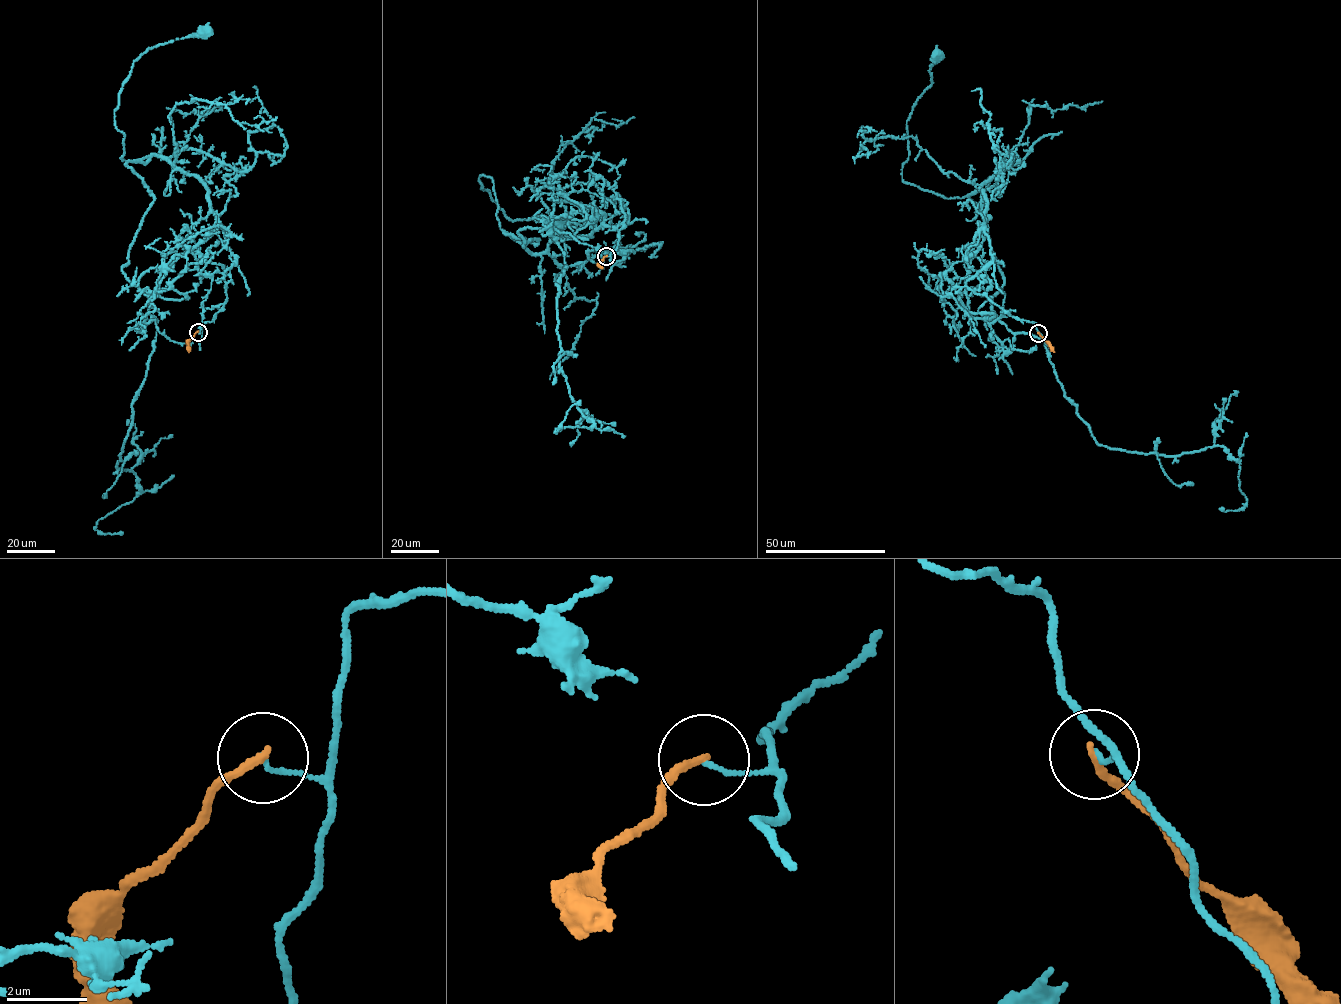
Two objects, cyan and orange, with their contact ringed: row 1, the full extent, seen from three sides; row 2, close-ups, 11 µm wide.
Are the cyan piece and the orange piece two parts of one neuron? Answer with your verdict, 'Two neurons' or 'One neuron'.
Two neurons

